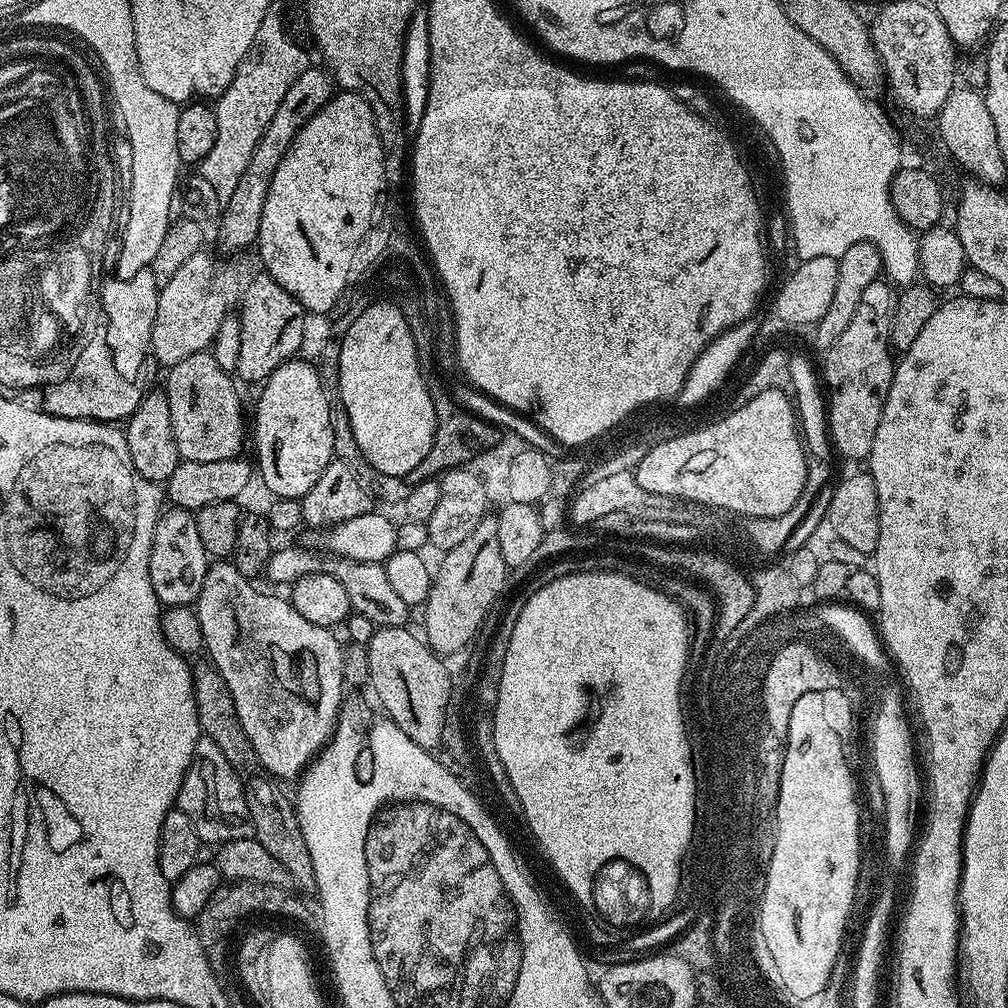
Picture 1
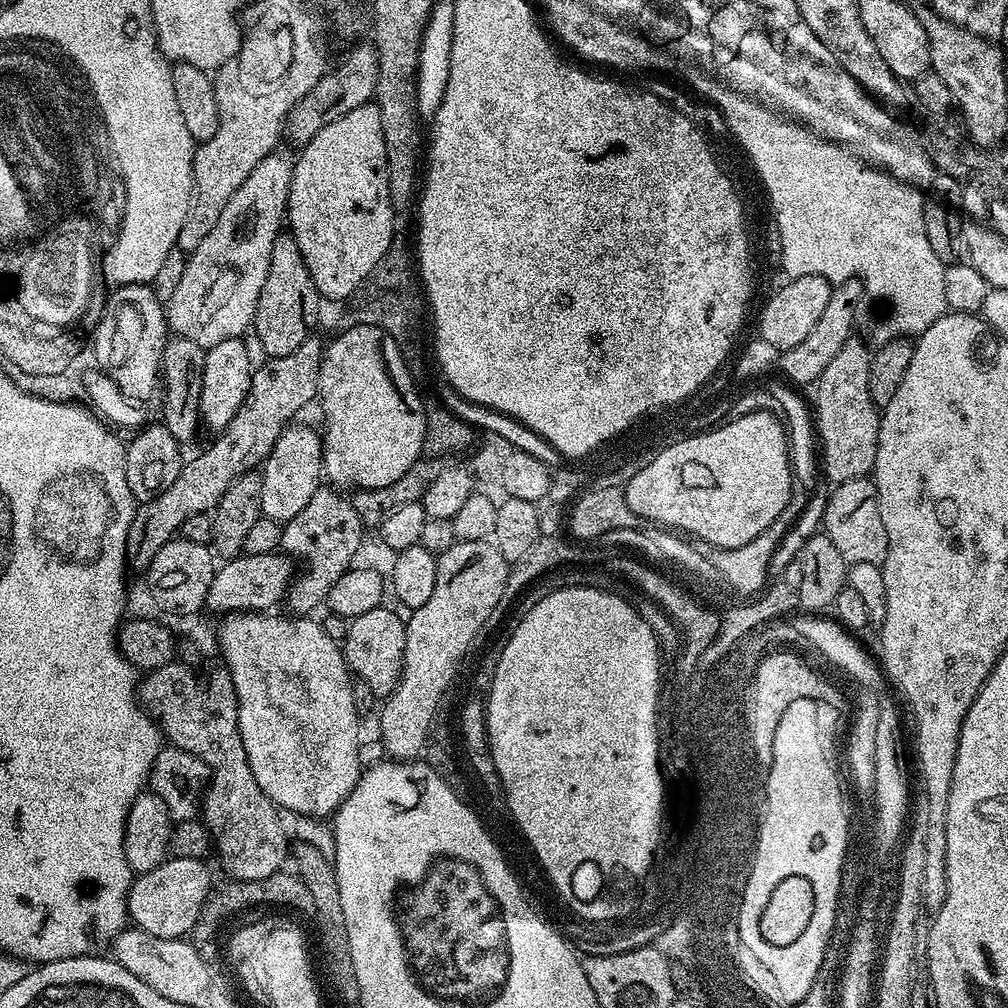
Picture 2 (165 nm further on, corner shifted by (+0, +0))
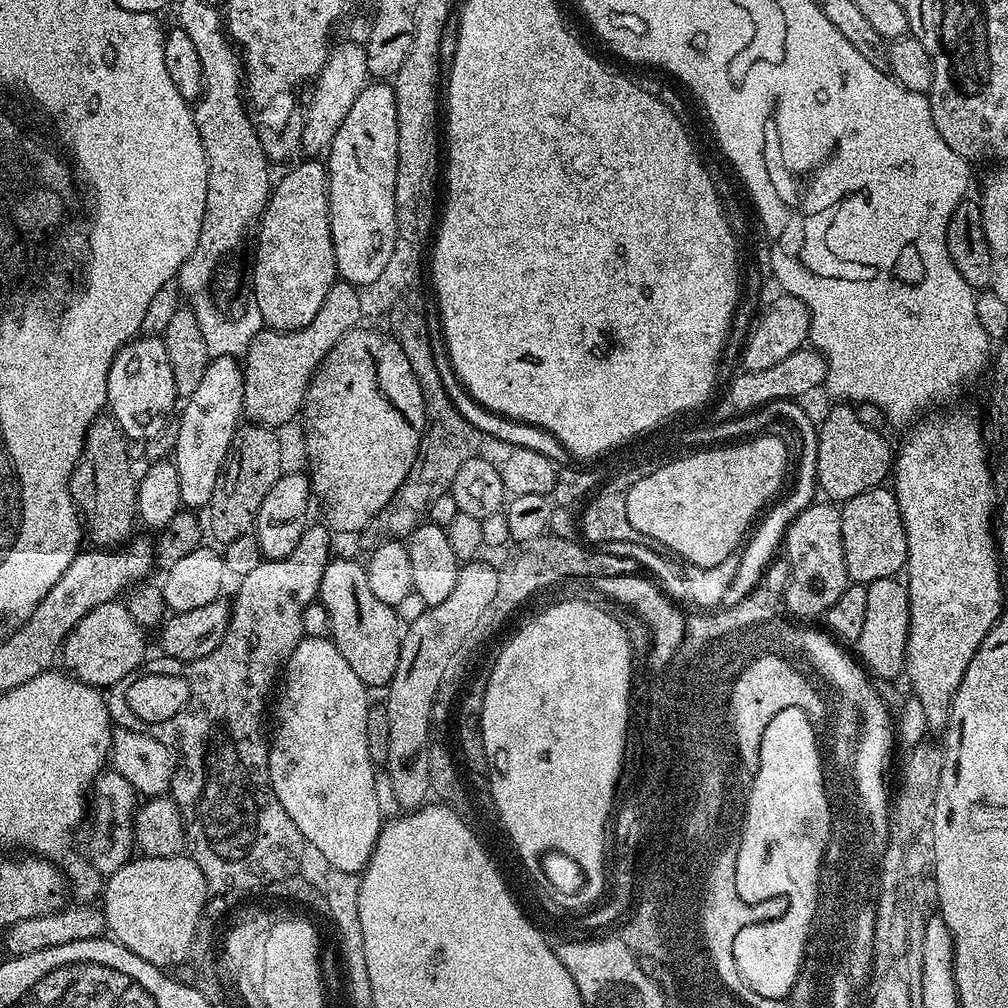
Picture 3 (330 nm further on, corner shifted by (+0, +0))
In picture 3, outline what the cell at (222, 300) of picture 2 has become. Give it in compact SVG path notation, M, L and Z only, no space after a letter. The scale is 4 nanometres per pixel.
M349 45L340 48L336 55L330 54L326 58L319 76L314 81L316 89L312 92L312 105L307 105L304 117L302 148L305 153L320 154L332 145L334 134L338 134L338 126L346 122L346 114L350 114L350 106L354 106L354 98L362 94L365 86L363 79L364 56L361 55L360 49Z

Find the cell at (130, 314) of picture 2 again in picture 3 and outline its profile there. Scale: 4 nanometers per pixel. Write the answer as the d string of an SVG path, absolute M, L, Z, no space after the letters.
M140 334L120 347L106 378L106 394L107 411L125 430L131 430L136 420L160 416L178 403L174 370L170 370L170 354L166 354L166 346L160 336Z

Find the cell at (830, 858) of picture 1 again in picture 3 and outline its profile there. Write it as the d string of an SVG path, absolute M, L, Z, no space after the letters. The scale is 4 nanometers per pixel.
M788 708L781 710L771 718L769 725L762 734L760 761L758 762L757 776L752 783L752 816L748 816L746 835L744 835L744 852L740 852L740 873L738 874L738 894L748 904L759 906L763 900L776 900L781 896L788 900L788 910L781 914L777 920L772 920L769 924L756 924L757 922L745 923L742 930L734 938L734 950L737 959L740 960L740 969L745 971L747 981L754 984L755 989L766 999L782 999L787 996L796 982L797 961L804 961L804 932L808 932L808 916L812 916L812 896L816 896L816 860L820 860L820 848L824 844L824 831L826 831L826 807L824 806L824 795L820 792L820 772L816 772L816 752L821 747L816 740L816 732L812 729L813 717L800 708Z

